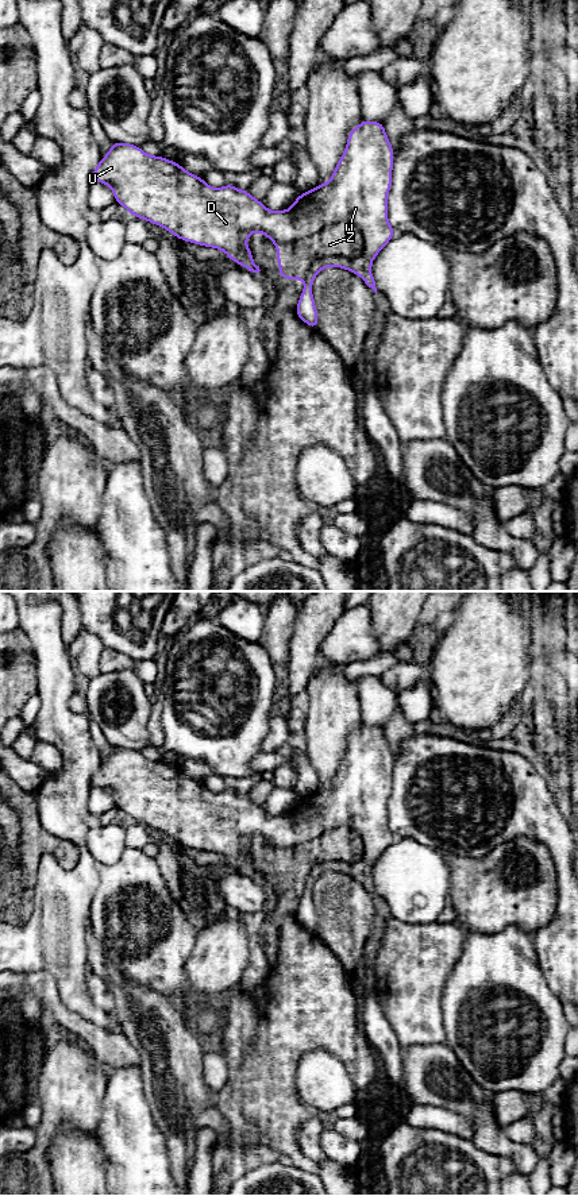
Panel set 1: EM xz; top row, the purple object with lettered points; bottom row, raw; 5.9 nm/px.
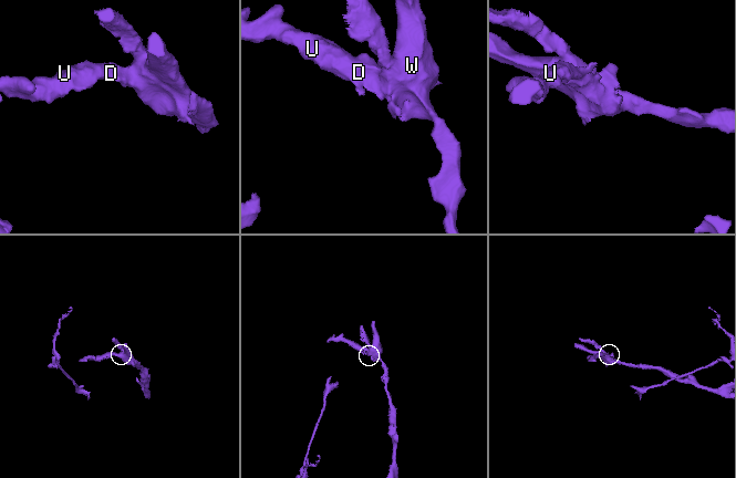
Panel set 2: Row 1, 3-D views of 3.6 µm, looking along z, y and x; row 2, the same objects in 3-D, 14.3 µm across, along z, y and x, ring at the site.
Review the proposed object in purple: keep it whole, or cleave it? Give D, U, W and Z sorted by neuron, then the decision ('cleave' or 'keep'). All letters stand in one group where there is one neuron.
D U W / Z; cleave

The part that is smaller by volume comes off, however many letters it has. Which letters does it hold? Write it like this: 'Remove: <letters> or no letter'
Remove: Z

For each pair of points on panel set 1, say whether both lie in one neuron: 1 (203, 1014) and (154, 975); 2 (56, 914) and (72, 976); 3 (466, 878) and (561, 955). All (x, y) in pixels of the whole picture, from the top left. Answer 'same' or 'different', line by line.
1: same
2: same
3: different

